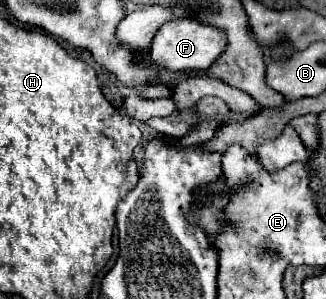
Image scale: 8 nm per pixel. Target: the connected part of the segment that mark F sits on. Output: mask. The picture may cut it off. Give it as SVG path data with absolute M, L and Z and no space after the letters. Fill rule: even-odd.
M176 19L164 23L164 27L160 27L160 31L156 33L150 45L150 59L154 65L170 71L206 71L218 59L218 55L224 53L224 49L224 31L206 23L198 23L196 19Z

